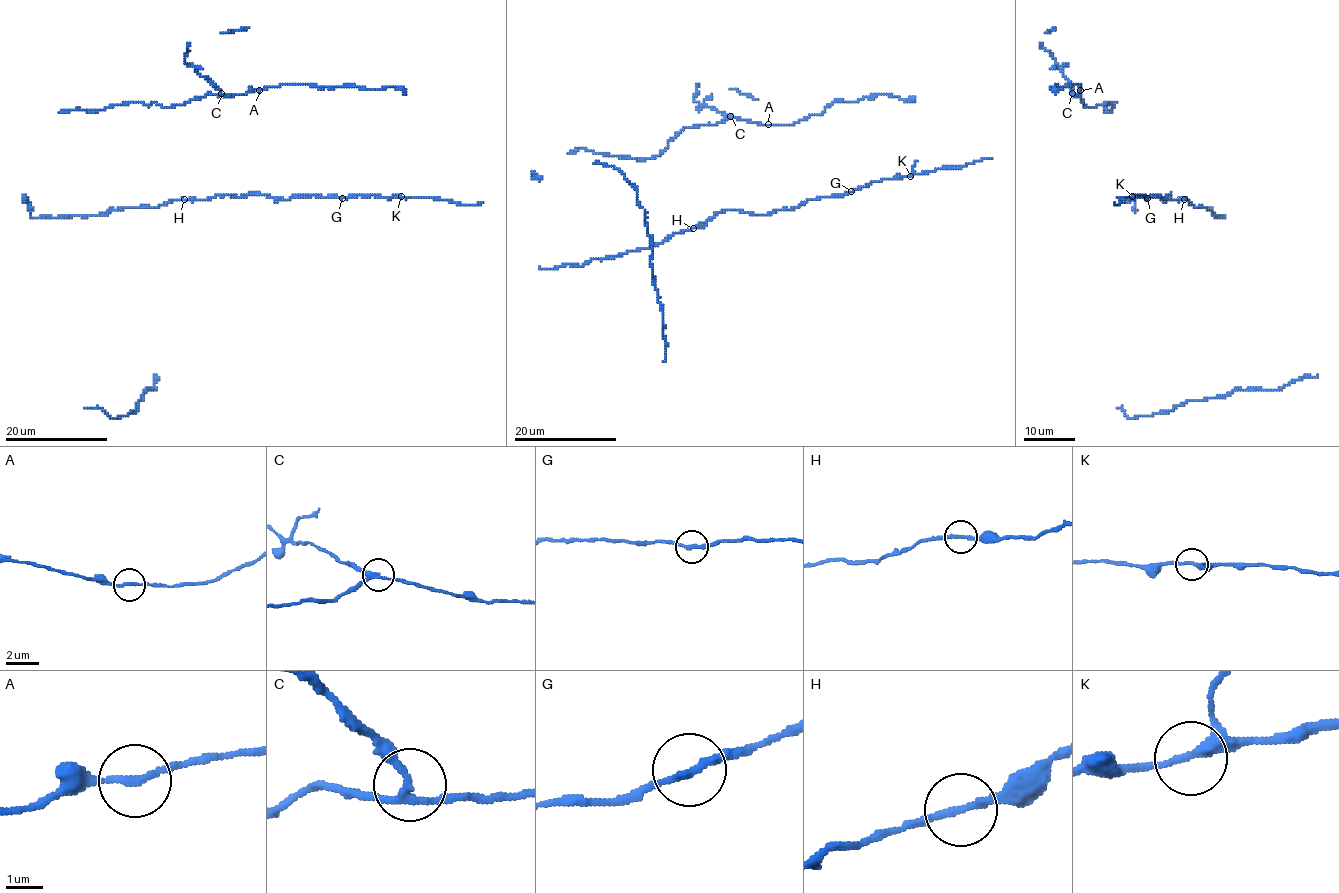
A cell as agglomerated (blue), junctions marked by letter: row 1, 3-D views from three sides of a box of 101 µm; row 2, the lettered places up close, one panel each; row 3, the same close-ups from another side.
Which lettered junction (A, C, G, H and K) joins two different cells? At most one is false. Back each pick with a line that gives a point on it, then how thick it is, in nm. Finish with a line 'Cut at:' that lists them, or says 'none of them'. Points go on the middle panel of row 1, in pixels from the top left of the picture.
C: at (730, 116); 190 nm thick
Cut at: C

